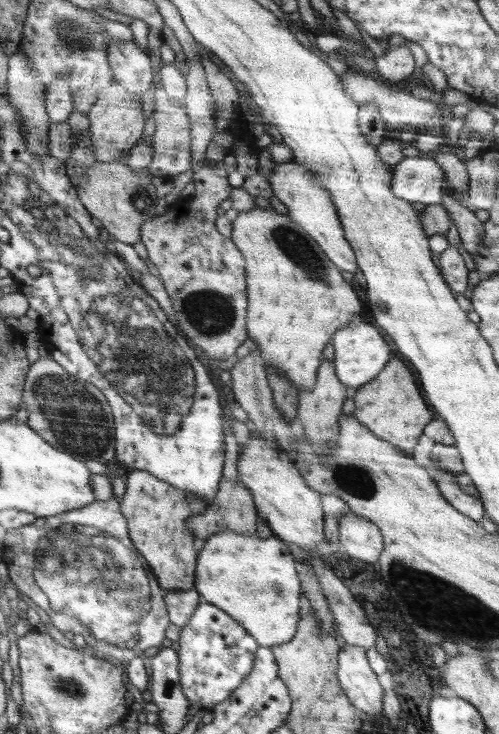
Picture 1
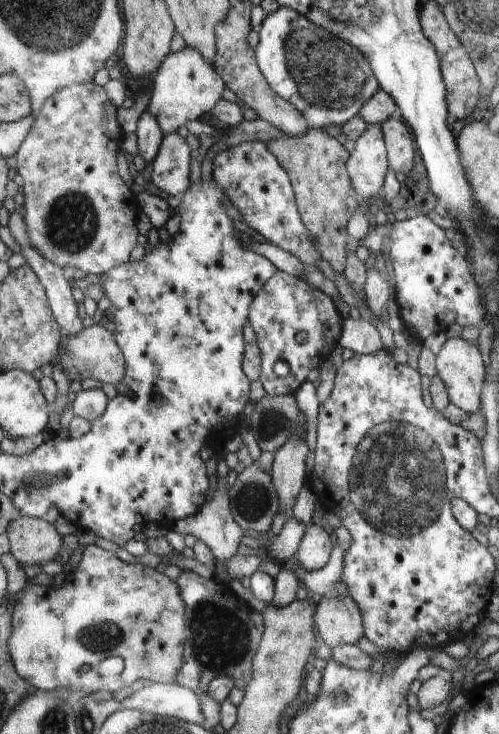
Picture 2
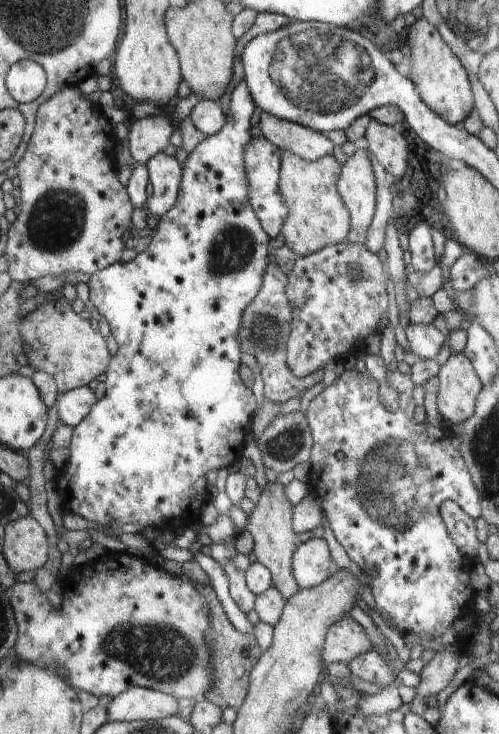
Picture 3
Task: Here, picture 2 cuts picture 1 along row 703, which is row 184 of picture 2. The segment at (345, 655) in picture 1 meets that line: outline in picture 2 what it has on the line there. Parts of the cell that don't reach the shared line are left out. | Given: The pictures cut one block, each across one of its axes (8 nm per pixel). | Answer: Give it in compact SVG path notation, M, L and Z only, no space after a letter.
M381 124L370 125L355 144L354 151L349 154L347 172L358 198L362 198L363 204L370 204L380 192L388 172Z

